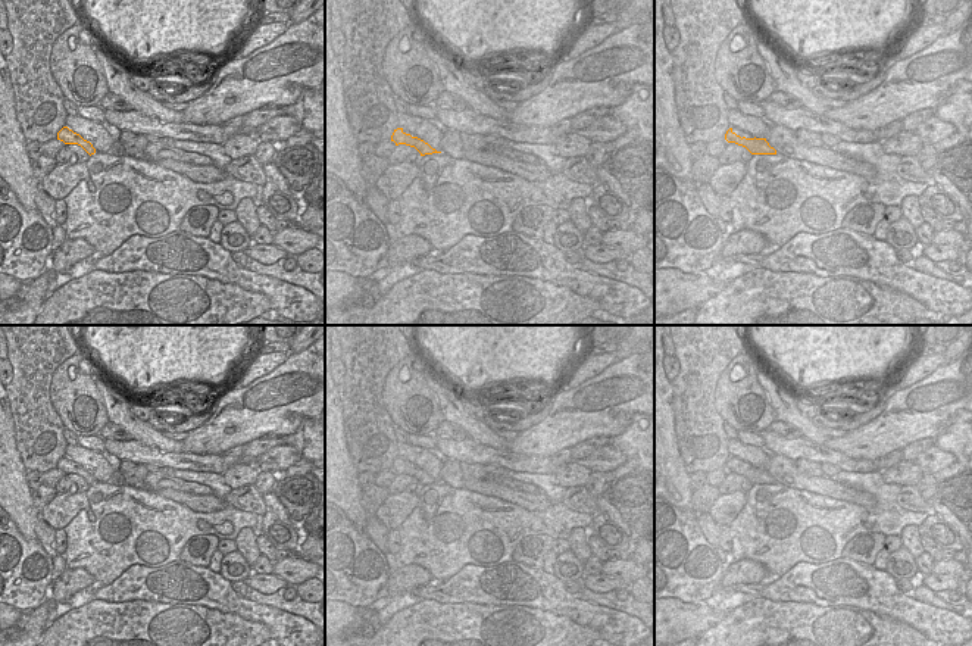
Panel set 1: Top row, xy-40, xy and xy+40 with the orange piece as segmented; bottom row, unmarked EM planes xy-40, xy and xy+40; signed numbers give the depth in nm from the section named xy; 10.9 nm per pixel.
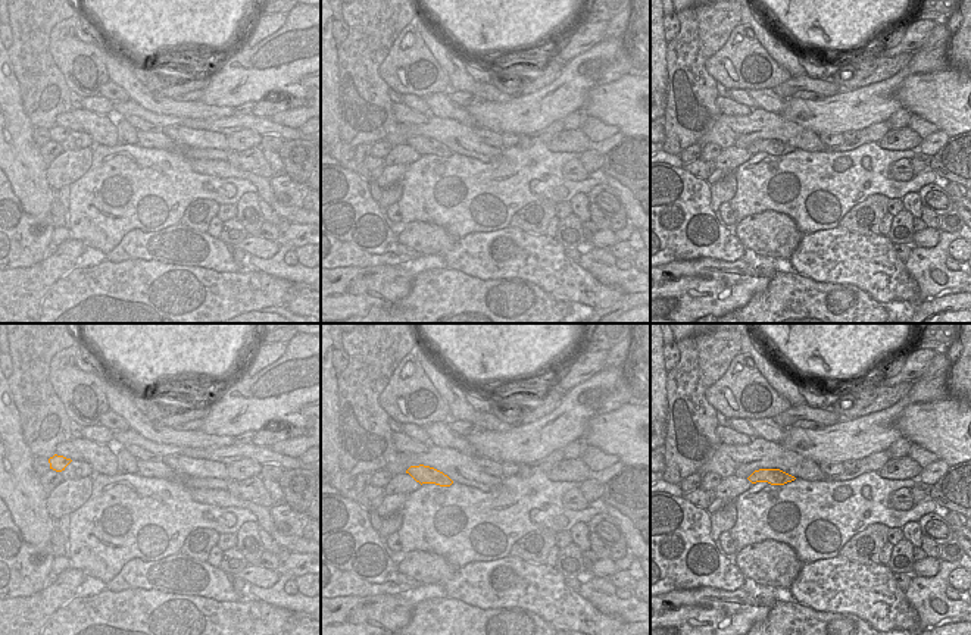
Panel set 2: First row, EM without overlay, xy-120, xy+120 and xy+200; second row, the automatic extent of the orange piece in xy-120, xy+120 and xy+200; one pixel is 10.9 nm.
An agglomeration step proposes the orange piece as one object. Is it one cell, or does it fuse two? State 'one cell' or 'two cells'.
two cells

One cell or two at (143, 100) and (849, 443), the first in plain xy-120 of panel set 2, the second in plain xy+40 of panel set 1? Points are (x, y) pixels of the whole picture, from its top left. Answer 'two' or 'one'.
two

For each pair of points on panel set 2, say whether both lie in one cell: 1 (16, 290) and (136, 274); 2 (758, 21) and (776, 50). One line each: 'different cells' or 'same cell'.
1: different cells
2: same cell

